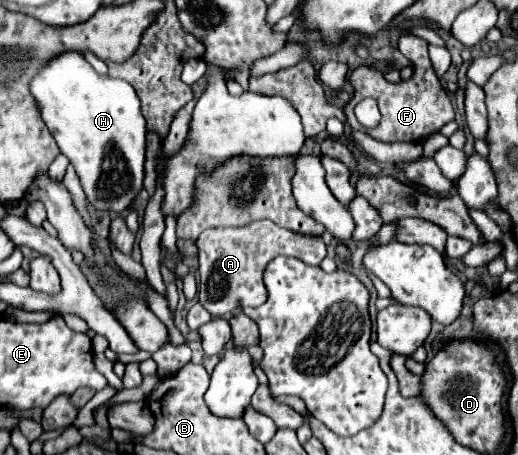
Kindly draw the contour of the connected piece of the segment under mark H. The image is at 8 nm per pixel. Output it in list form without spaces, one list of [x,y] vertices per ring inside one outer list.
[[[62,52],[60,58],[48,60],[48,64],[32,78],[30,92],[40,106],[40,114],[50,134],[54,136],[60,152],[70,160],[80,176],[82,188],[90,204],[98,210],[124,212],[136,194],[142,190],[144,178],[144,150],[146,150],[146,120],[140,112],[140,100],[134,88],[118,78],[100,76],[80,52]]]

